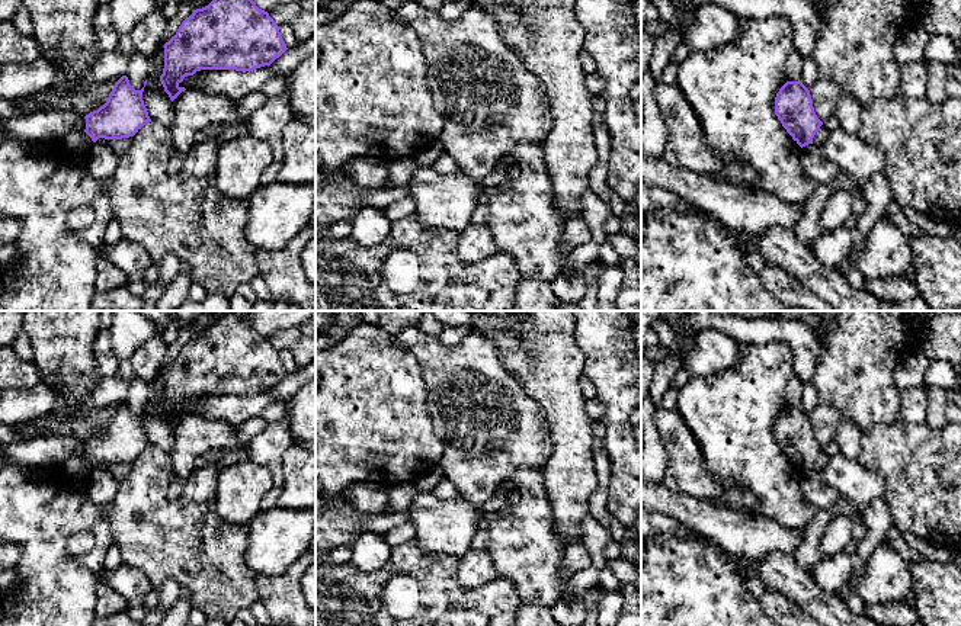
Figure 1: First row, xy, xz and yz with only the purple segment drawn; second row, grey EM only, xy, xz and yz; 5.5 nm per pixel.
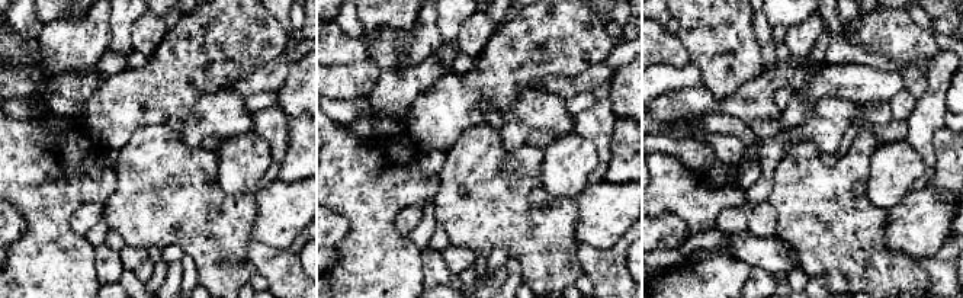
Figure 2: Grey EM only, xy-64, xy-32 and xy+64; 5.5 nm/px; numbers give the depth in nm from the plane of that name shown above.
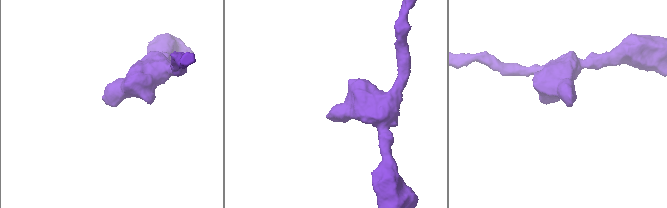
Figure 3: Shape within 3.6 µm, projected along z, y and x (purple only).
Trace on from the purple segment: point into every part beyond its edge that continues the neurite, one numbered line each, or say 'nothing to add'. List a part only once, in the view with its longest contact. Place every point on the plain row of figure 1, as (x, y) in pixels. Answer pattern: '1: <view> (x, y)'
nothing to add

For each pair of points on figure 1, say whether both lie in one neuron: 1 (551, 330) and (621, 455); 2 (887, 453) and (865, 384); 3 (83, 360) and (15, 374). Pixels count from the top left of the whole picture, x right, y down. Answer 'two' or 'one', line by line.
1: two
2: two
3: two

